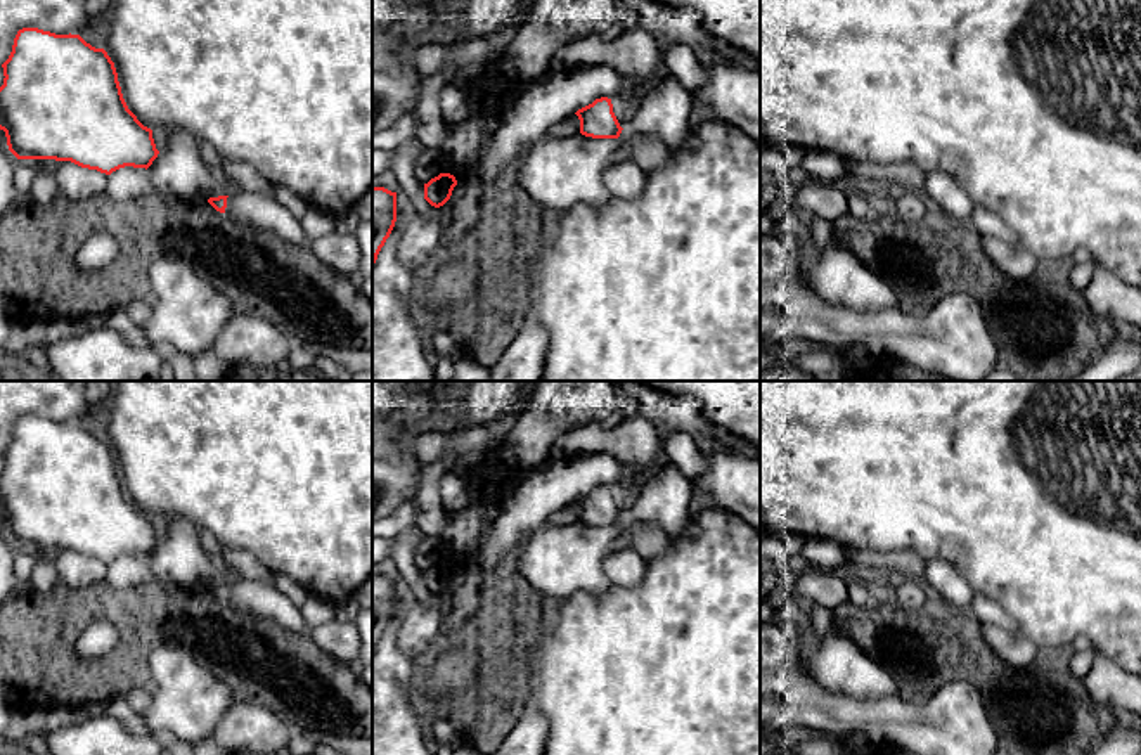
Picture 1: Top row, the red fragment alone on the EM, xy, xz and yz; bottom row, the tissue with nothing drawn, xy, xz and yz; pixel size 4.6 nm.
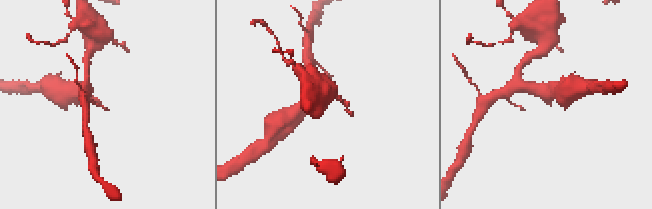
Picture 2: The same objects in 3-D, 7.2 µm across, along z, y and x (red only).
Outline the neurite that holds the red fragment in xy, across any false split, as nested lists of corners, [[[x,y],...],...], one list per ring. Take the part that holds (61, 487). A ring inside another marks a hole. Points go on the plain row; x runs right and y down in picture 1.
[[[23,416],[2,455],[0,518],[17,547],[71,549],[111,563],[125,554],[147,558],[158,545],[152,518],[128,497],[114,450],[104,436],[92,435],[80,423]]]

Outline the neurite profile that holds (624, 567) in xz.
[[[620,542],[604,556],[603,568],[611,584],[635,587],[644,578],[646,559]]]

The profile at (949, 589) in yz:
[[[925,559],[925,578],[940,608],[956,616],[968,615],[975,590],[951,563]]]

